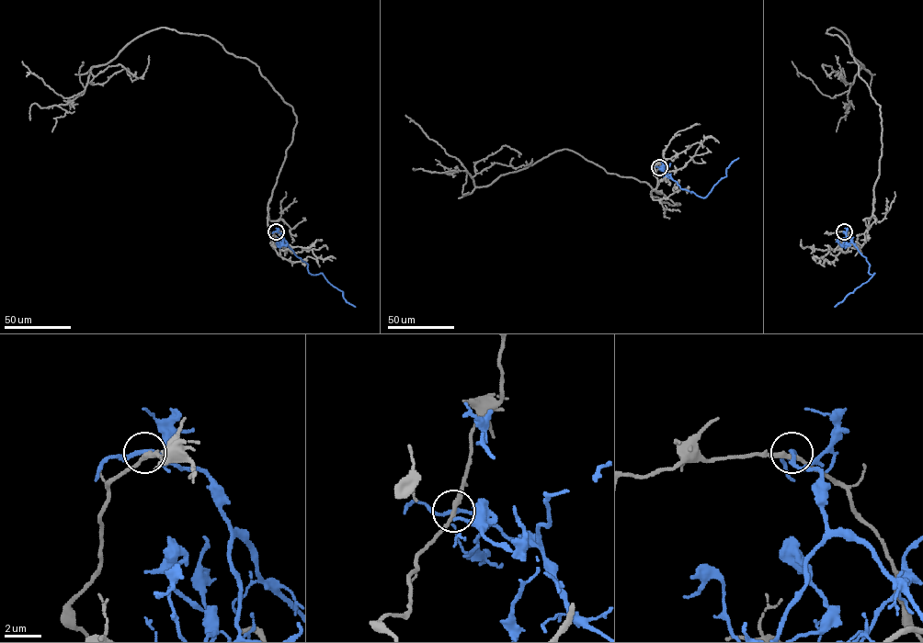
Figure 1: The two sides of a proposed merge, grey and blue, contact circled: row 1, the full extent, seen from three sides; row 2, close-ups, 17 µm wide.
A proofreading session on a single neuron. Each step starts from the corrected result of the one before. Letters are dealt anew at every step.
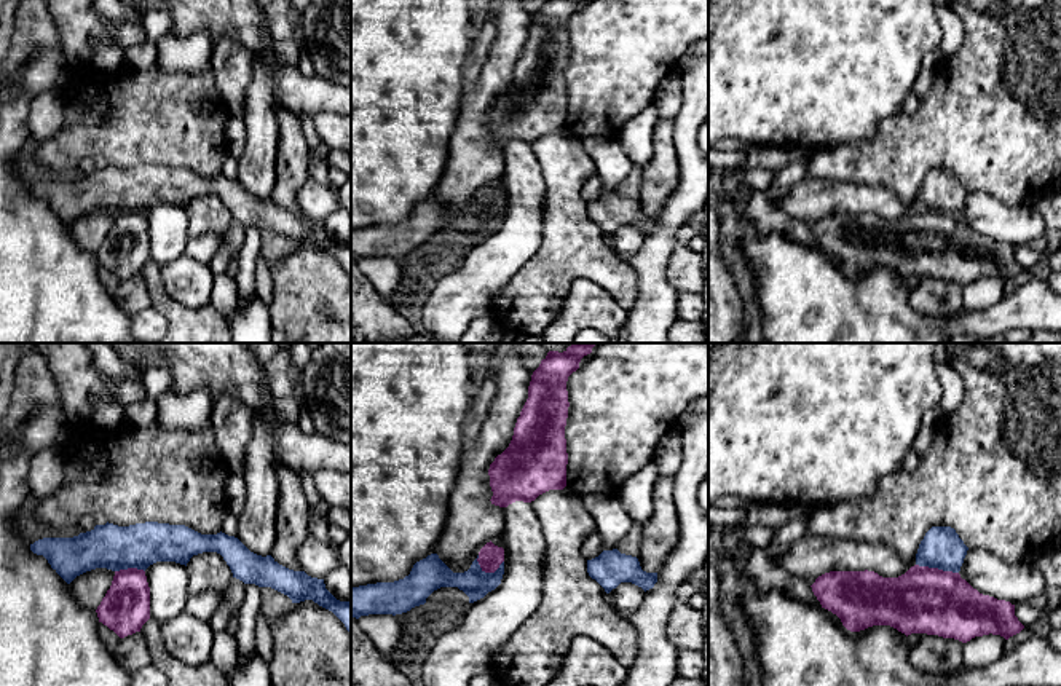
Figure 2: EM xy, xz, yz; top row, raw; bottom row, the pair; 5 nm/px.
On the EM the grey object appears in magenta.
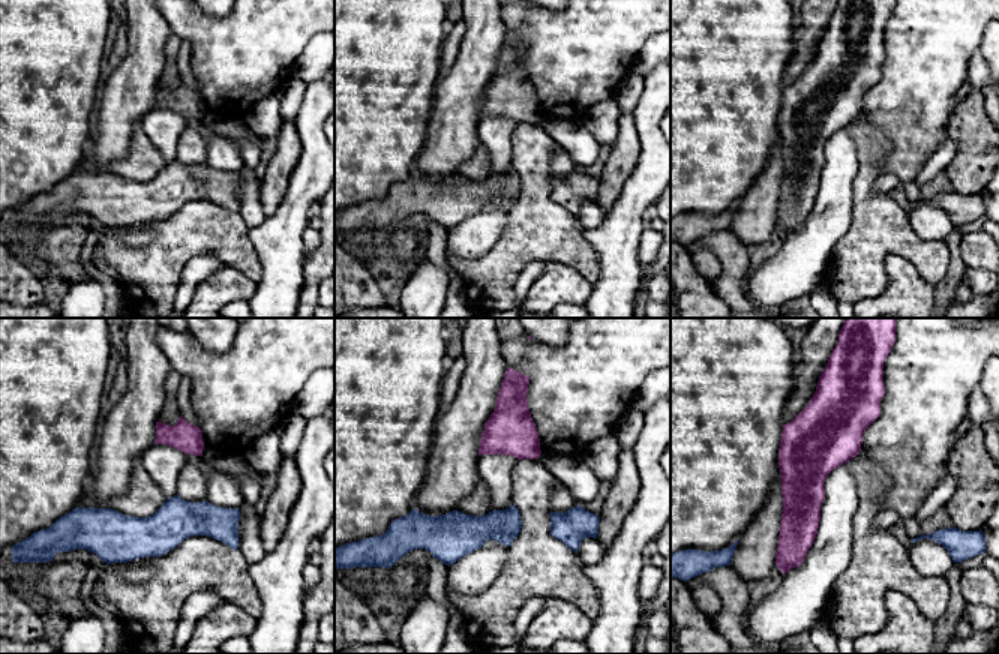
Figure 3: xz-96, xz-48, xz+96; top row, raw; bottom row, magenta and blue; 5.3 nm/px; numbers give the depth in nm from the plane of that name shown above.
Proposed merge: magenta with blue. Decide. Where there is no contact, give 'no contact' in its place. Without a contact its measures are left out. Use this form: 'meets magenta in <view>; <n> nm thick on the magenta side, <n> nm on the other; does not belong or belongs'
meets magenta in yz; 340 nm thick on the magenta side, 200 nm on the other; does not belong

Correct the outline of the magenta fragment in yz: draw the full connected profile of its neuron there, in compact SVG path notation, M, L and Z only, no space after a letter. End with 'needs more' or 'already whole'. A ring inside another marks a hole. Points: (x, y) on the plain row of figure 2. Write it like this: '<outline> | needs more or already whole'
M914 207L898 220L882 220L868 212L830 214L818 219L811 230L822 250L836 257L850 274L890 268L906 279L927 276L967 286L989 276L1008 282L1024 271L1015 258L1015 247L983 238L959 215L938 211Z | already whole

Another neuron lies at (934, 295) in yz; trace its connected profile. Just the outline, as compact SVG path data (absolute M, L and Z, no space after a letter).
M925 278L911 289L911 308L924 314L948 316L962 308L964 286L954 281Z

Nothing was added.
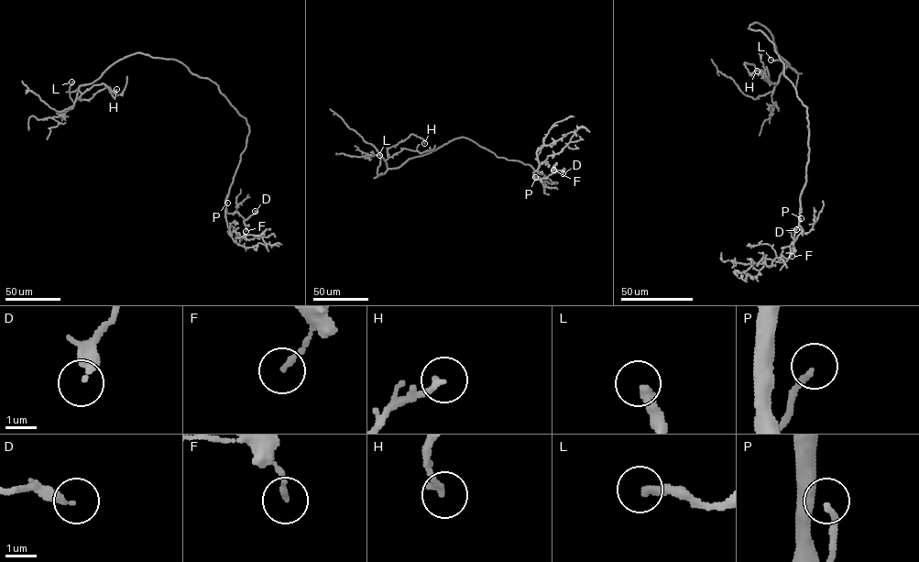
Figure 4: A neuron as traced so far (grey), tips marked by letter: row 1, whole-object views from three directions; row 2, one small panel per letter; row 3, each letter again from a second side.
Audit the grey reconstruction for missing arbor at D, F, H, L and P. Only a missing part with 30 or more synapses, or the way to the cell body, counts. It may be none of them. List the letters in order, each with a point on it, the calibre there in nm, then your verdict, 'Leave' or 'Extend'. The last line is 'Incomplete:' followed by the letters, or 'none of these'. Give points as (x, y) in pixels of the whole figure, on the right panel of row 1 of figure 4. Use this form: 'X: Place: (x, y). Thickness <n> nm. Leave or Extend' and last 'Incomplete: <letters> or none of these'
D: Place: (796, 229). Thickness 300 nm. Leave
F: Place: (792, 256). Thickness 140 nm. Leave
H: Place: (757, 71). Thickness 200 nm. Leave
L: Place: (771, 60). Thickness 320 nm. Extend
P: Place: (801, 218). Thickness 180 nm. Extend
Incomplete: L, P

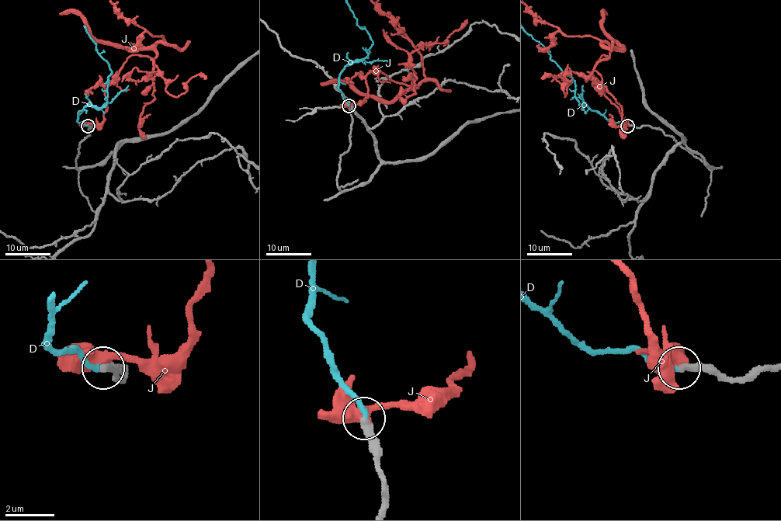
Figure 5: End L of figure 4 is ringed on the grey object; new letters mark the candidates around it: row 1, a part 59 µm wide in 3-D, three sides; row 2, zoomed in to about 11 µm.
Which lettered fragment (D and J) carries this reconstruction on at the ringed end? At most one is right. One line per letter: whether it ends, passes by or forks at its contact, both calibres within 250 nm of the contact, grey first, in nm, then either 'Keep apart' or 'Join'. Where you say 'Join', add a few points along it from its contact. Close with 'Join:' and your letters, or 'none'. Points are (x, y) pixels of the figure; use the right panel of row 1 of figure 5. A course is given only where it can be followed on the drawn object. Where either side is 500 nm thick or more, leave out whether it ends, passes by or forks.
D: It ends there. Thickness 360 nm (grey) against 240 nm. Join. Its course: (627, 125), (609, 120), (588, 105), (581, 107), (575, 95), (575, 83)
J: It passes by. Thickness 380 nm (grey) against 440 nm. Keep apart
Join: D

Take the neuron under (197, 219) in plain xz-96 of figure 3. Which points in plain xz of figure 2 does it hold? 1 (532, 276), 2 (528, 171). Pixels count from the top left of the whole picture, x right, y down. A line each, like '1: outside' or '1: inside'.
1: inside
2: outside

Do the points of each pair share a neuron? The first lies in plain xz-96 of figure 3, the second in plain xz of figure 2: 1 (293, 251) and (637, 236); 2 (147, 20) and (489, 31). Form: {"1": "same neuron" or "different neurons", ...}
{"1": "different neurons", "2": "different neurons"}

